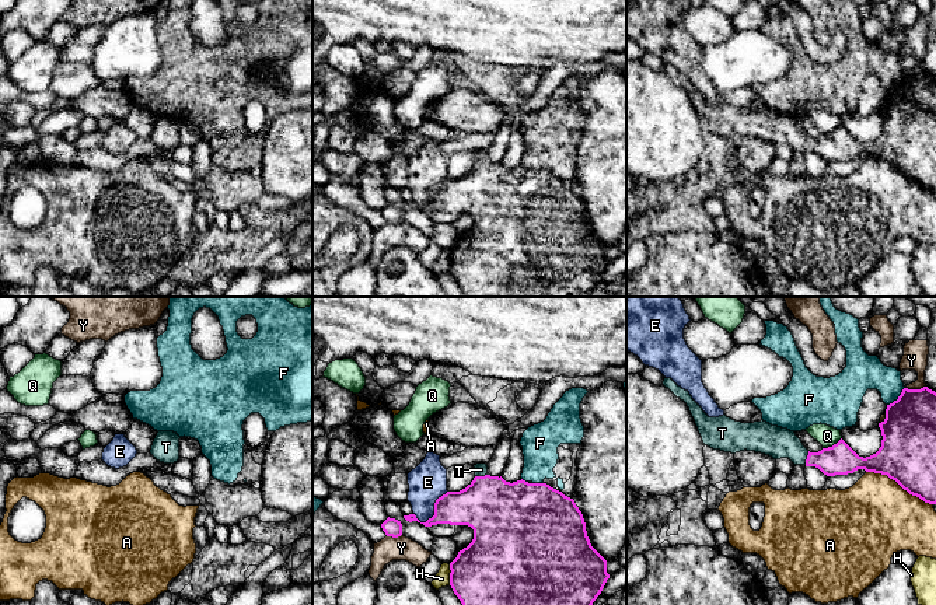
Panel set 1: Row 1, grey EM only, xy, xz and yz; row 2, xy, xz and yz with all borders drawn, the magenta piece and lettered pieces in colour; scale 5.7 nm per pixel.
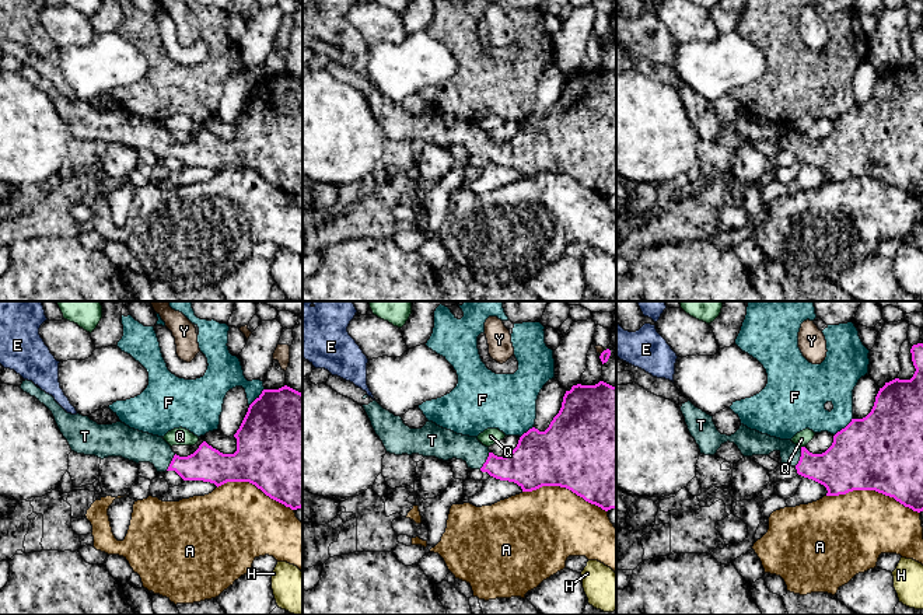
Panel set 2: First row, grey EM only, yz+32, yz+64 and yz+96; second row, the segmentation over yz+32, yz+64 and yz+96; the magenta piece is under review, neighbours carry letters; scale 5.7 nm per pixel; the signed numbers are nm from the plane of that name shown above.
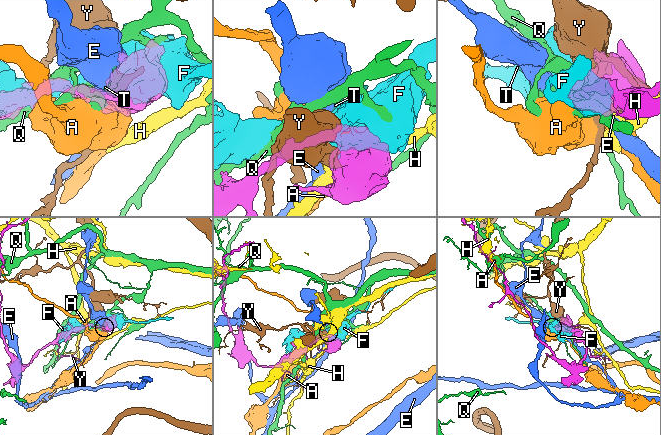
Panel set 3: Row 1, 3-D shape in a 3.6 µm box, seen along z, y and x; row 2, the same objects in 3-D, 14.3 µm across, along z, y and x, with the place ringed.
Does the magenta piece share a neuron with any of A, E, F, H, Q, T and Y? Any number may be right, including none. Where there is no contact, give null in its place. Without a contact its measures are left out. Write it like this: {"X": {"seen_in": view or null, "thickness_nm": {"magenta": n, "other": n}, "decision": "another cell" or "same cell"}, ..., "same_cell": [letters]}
{"A": {"seen_in": "yz", "thickness_nm": {"magenta": 320, "other": 460}, "decision": "another cell"}, "E": {"seen_in": "xz", "thickness_nm": {"magenta": 260, "other": 220}, "decision": "another cell"}, "F": {"seen_in": "yz", "thickness_nm": {"magenta": 300, "other": 200}, "decision": "another cell"}, "H": {"seen_in": "xz", "thickness_nm": {"magenta": 480, "other": 90}, "decision": "another cell"}, "Q": {"seen_in": "yz", "thickness_nm": {"magenta": 180, "other": 120}, "decision": "another cell"}, "T": {"seen_in": "xz", "thickness_nm": {"magenta": 380, "other": 80}, "decision": "same cell"}, "Y": {"seen_in": "yz", "thickness_nm": {"magenta": 300, "other": 140}, "decision": "another cell"}, "same_cell": ["T"]}

